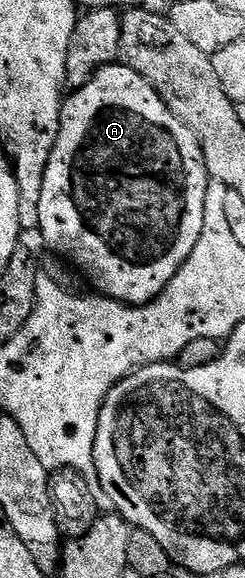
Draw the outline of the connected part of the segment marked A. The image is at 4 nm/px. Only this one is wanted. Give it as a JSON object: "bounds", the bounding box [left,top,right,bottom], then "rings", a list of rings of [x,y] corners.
{"bounds":[37,62,208,303],"rings":[[[122,62],[108,63],[84,87],[72,90],[63,100],[57,141],[53,145],[49,165],[45,169],[45,181],[41,185],[41,209],[37,231],[38,234],[43,234],[43,243],[51,250],[48,252],[64,260],[71,259],[72,265],[83,270],[84,277],[99,290],[96,292],[100,296],[116,299],[118,303],[149,303],[169,285],[169,281],[179,272],[189,253],[193,253],[197,237],[201,237],[201,225],[205,225],[205,193],[208,182],[207,166],[197,137],[168,109],[157,89],[153,89],[153,85],[149,85],[149,81],[141,77],[141,73],[123,66]]]}

